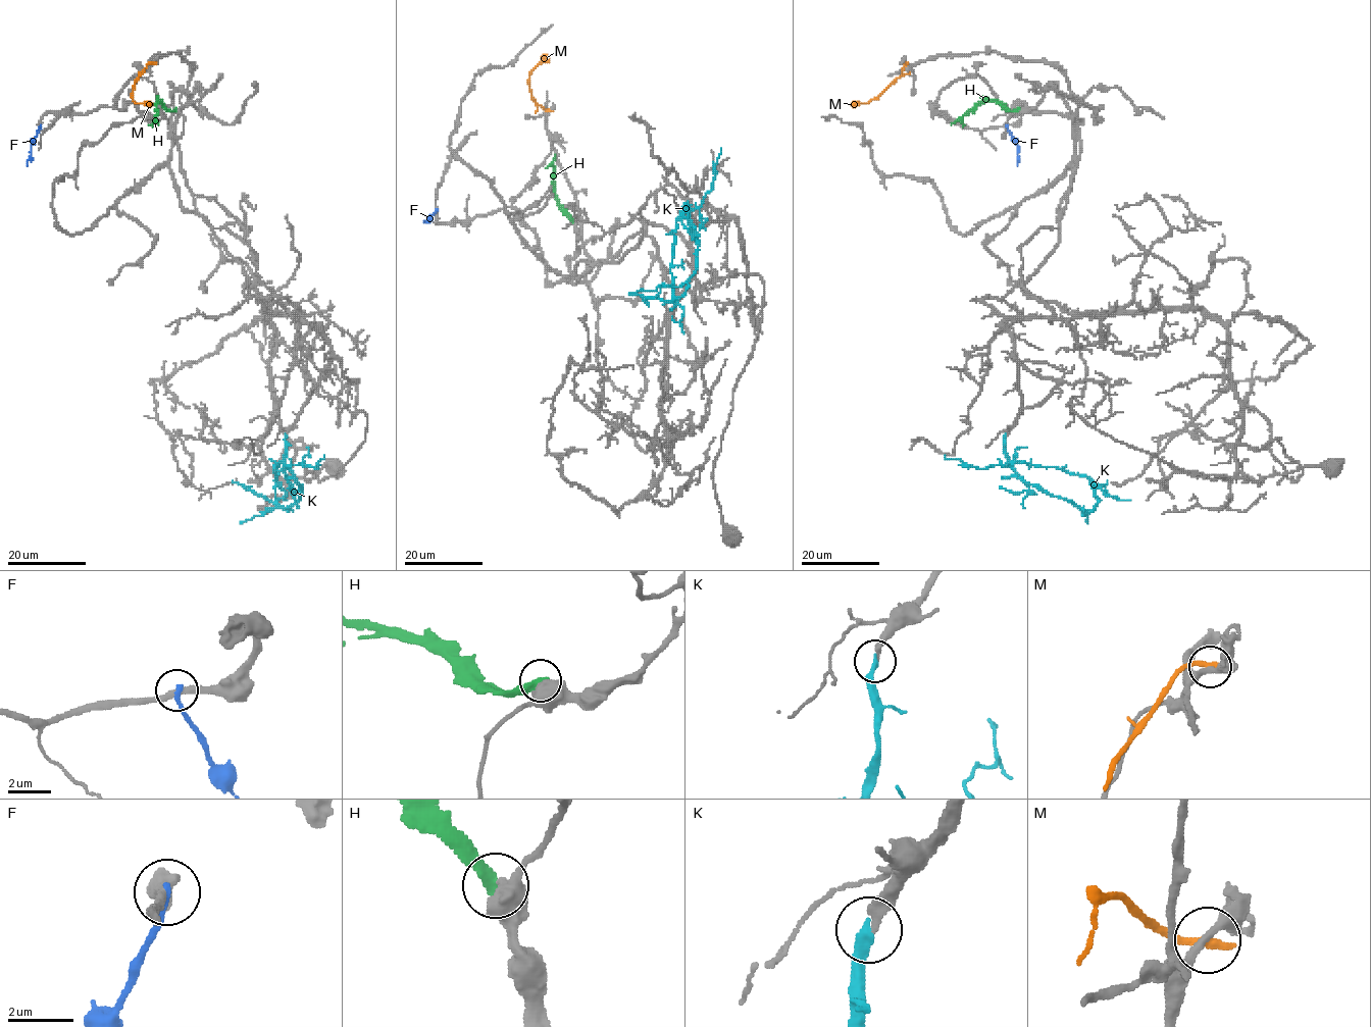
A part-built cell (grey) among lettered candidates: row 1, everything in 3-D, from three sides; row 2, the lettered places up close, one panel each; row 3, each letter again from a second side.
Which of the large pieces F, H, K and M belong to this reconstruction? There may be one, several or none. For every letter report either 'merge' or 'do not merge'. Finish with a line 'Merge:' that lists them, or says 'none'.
F: do not merge
H: do not merge
K: merge
M: do not merge
Merge: K

